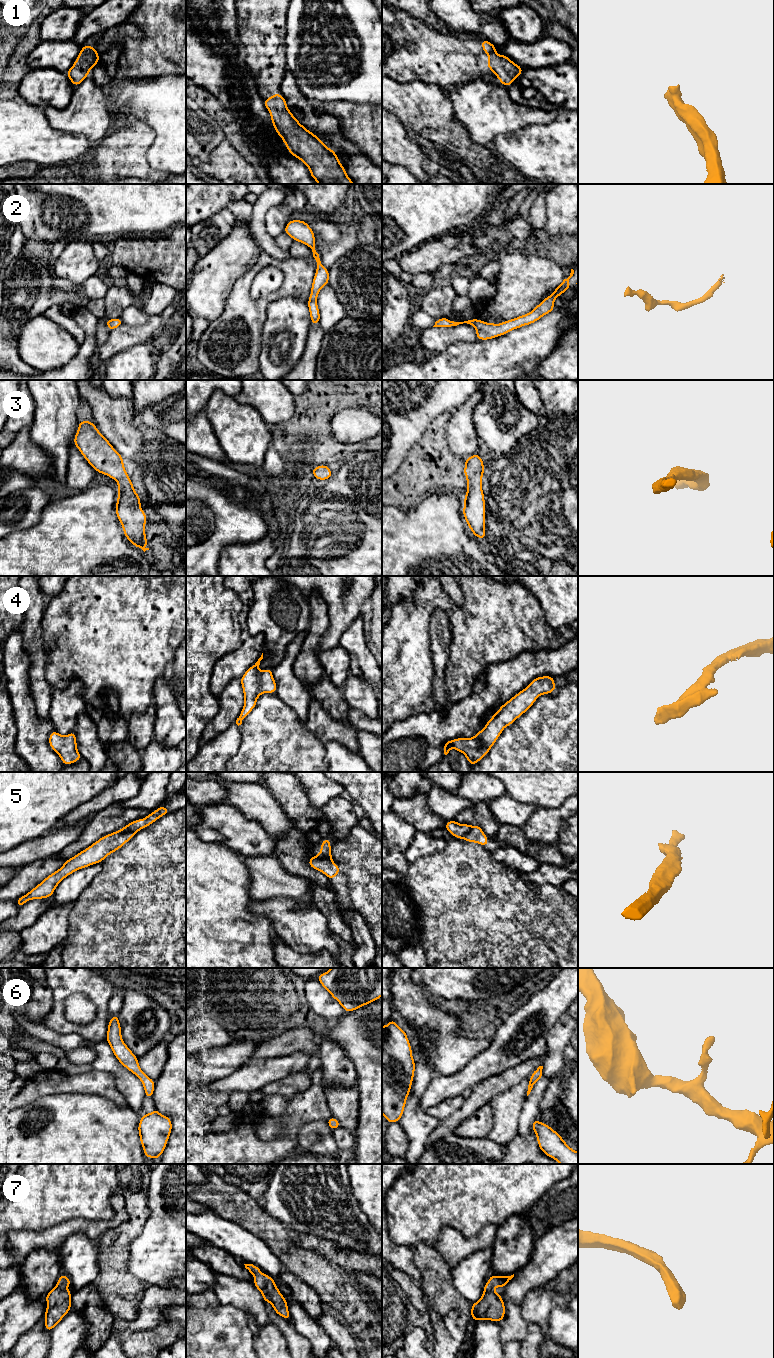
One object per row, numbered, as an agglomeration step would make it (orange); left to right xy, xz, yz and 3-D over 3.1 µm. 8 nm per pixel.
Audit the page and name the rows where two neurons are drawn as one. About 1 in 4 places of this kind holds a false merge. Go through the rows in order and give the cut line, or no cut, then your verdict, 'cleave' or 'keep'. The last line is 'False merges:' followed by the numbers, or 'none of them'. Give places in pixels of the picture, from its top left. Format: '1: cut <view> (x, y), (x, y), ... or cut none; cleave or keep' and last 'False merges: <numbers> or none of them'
1: cut none; keep
2: cut none; keep
3: cut none; keep
4: cut none; keep
5: cut xz (316, 856), (331, 860); cleave
6: cut none; keep
7: cut none; keep
False merges: 5

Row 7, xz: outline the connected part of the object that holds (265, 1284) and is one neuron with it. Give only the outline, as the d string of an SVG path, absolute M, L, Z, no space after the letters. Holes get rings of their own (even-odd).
M244 1264L245 1268L254 1276L254 1285L261 1292L264 1302L270 1302L274 1311L285 1319L291 1319L288 1303L276 1286L274 1279L265 1275L260 1268L253 1264Z

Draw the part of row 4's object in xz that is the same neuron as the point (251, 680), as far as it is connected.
M263 653L258 661L252 665L240 678L244 693L244 706L236 720L239 726L243 719L249 715L257 704L257 698L263 693L276 693L277 684L272 675L272 668L260 671L260 661L263 659Z

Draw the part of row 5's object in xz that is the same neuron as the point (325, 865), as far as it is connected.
M313 856L309 859L308 864L310 867L325 874L331 880L340 873L339 866L329 858Z

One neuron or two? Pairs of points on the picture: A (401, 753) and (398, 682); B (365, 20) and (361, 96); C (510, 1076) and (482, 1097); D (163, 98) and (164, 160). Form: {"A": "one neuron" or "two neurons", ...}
{"A": "two neurons", "B": "one neuron", "C": "one neuron", "D": "one neuron"}

